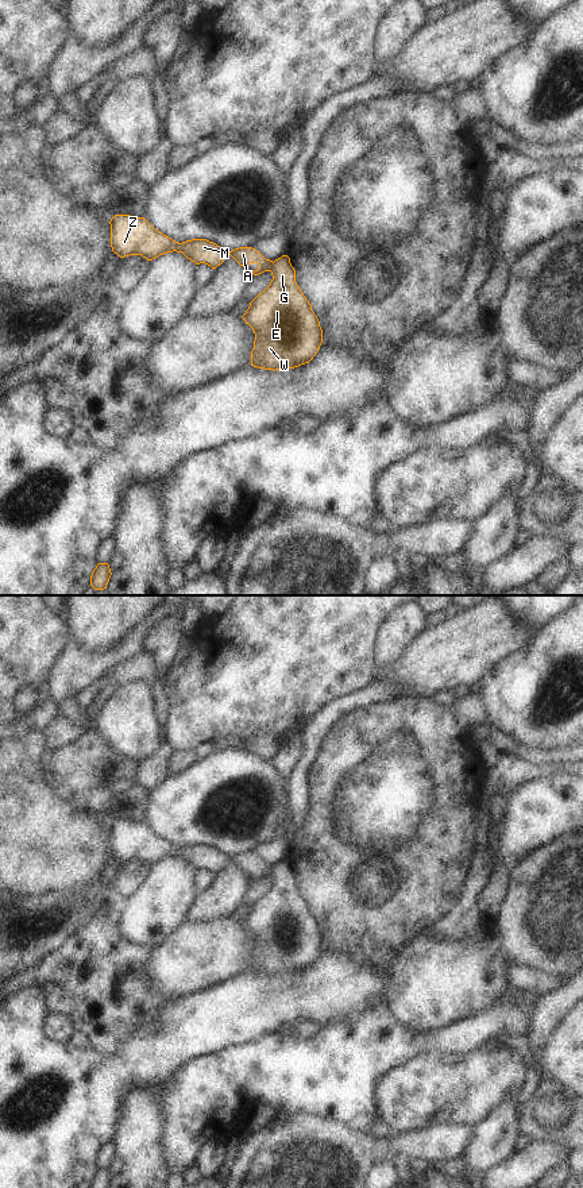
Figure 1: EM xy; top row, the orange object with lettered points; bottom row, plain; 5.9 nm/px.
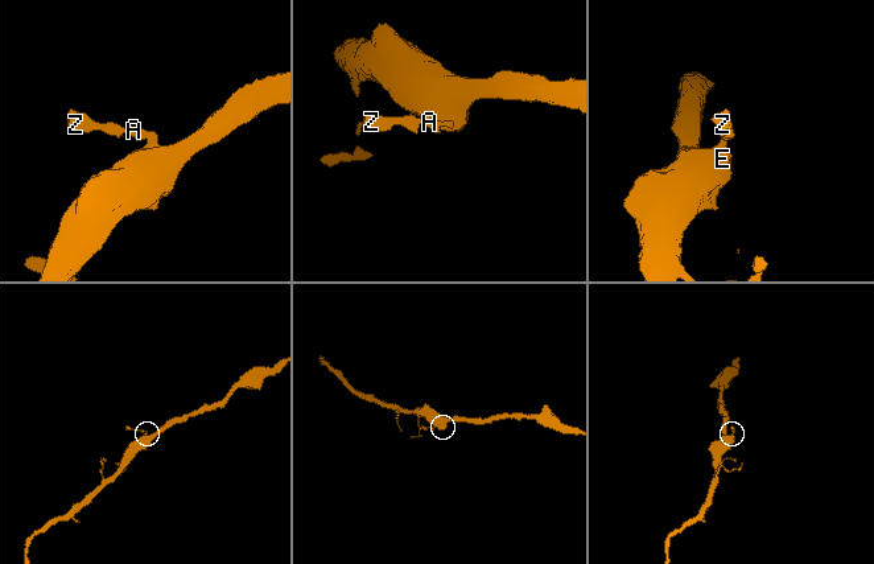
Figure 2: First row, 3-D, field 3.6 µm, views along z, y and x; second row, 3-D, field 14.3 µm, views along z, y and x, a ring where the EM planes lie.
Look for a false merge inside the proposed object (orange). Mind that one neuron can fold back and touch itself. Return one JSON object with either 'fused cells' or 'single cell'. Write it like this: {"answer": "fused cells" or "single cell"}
{"answer": "fused cells"}

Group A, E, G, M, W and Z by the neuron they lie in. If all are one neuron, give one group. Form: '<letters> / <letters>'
A M Z / E G W

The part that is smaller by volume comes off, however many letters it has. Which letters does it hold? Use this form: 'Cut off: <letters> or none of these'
Cut off: A, M, Z

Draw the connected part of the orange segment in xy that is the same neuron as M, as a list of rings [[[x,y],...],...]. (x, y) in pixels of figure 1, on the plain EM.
[[[115,819],[109,829],[111,852],[120,863],[142,860],[147,865],[152,865],[159,860],[177,856],[196,869],[205,868],[216,873],[231,860],[250,879],[259,880],[265,876],[271,876],[273,865],[266,864],[252,852],[239,852],[227,856],[206,844],[192,844],[178,848],[155,834],[144,822],[130,819]]]

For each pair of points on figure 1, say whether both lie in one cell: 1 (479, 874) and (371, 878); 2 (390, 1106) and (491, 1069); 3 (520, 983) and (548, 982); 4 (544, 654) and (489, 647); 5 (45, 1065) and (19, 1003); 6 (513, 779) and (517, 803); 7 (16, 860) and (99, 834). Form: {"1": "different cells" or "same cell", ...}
{"1": "different cells", "2": "same cell", "3": "same cell", "4": "different cells", "5": "same cell", "6": "different cells", "7": "same cell"}

